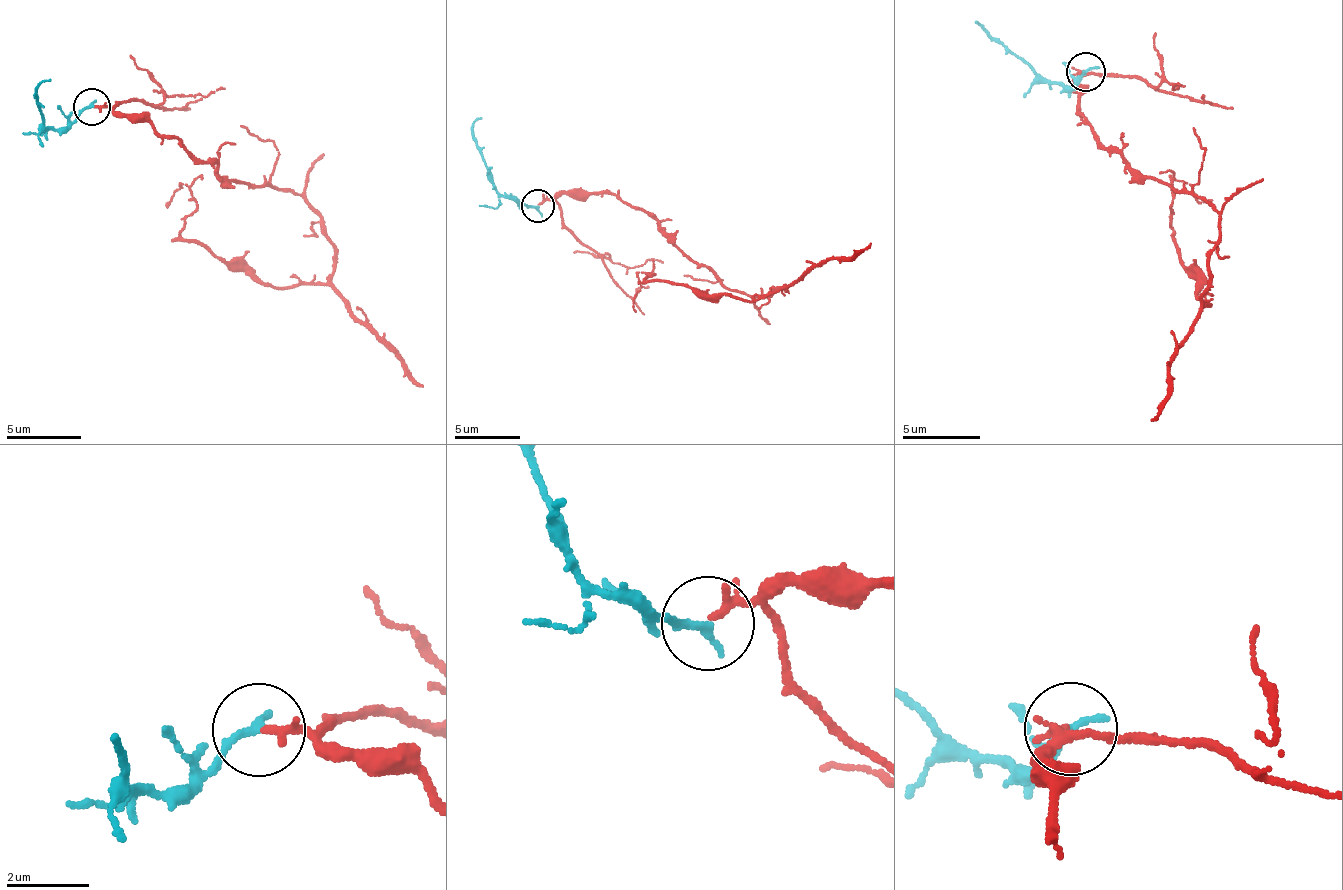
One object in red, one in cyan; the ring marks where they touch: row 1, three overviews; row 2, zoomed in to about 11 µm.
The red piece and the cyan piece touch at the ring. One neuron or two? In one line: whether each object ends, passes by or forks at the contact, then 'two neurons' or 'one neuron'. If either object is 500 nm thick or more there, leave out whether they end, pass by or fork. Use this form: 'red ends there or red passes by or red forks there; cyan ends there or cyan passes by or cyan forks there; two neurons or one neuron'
red ends there; cyan ends there; one neuron

